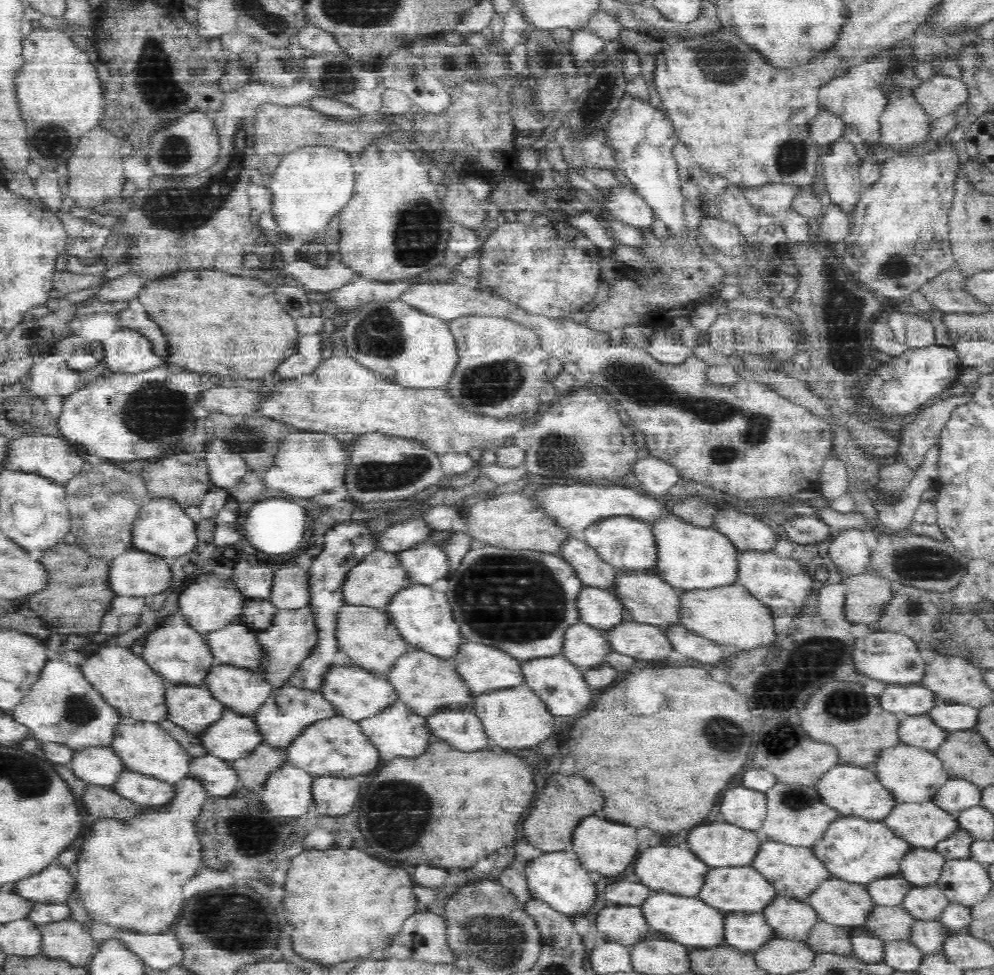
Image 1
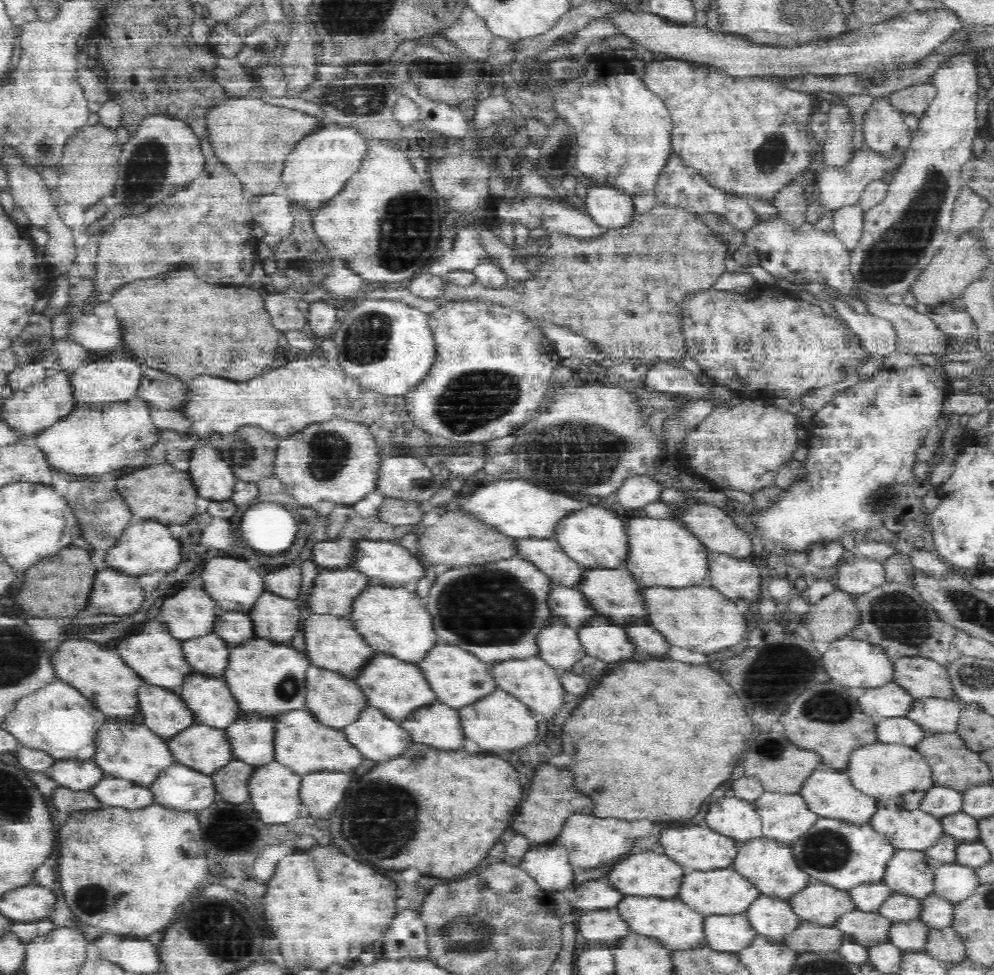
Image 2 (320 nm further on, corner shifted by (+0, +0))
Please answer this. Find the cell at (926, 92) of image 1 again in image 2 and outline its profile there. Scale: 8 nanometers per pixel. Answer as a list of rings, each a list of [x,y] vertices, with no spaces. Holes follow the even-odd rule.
[[[918,83],[908,88],[903,88],[887,99],[900,111],[912,112],[916,116],[922,116],[922,112],[930,106],[936,96],[937,88],[934,83]]]

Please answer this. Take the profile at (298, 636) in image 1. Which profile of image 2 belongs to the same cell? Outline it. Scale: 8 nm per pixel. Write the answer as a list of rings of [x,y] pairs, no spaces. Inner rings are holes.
[[[253,637],[244,643],[232,646],[229,667],[226,668],[222,676],[229,681],[229,687],[240,698],[243,713],[280,712],[280,714],[283,714],[288,711],[305,709],[307,707],[306,683],[310,665],[312,664],[307,653],[296,650],[291,640],[270,640],[269,637]]]

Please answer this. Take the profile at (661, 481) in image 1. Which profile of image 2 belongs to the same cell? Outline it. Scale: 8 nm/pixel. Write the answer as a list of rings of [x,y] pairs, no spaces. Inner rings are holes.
[[[638,474],[625,480],[615,492],[614,502],[630,508],[644,508],[647,504],[660,501],[664,485],[654,481],[651,474]]]

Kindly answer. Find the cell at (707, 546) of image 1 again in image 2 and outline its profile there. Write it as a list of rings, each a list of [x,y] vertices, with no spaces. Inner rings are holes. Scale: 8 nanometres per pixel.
[[[632,516],[629,521],[630,554],[629,560],[622,566],[629,569],[637,577],[638,584],[644,588],[668,587],[688,588],[706,584],[712,570],[713,554],[697,533],[692,532],[683,521],[673,519],[658,519],[652,516]]]

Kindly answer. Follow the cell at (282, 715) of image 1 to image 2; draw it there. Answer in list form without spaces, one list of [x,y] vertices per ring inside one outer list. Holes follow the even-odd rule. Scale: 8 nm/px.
[[[246,712],[228,728],[236,759],[261,767],[276,760],[276,734],[282,714]]]

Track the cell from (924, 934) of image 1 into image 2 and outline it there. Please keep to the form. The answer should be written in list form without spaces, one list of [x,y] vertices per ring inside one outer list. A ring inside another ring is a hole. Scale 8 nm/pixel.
[[[919,918],[898,922],[890,929],[889,941],[906,952],[920,952],[928,942],[931,929]]]

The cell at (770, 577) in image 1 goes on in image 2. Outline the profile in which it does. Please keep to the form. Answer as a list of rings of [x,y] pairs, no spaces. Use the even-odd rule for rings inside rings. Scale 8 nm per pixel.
[[[715,554],[711,557],[712,570],[710,571],[709,578],[706,586],[715,586],[720,588],[730,600],[736,601],[739,604],[749,605],[760,601],[760,592],[762,592],[763,567],[762,562],[750,560],[749,557],[734,557],[727,554]]]

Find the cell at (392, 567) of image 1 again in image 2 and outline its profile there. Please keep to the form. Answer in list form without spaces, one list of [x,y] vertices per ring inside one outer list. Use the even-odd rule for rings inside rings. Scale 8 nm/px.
[[[320,568],[309,596],[309,608],[316,614],[348,617],[357,598],[375,582],[360,568]]]

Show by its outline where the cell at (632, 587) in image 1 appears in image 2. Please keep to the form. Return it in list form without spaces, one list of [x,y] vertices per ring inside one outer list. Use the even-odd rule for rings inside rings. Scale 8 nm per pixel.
[[[618,567],[615,569],[589,569],[582,582],[576,586],[581,589],[590,600],[593,607],[604,616],[610,616],[612,620],[622,627],[631,627],[638,622],[648,622],[649,607],[645,601],[644,587],[638,584],[637,577],[629,569]]]

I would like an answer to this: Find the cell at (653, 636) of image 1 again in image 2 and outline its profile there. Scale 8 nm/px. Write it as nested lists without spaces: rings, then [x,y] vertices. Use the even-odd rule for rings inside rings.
[[[594,619],[594,622],[579,629],[579,632],[587,654],[600,660],[631,660],[636,654],[638,646],[630,640],[628,629],[616,623],[606,624]]]

